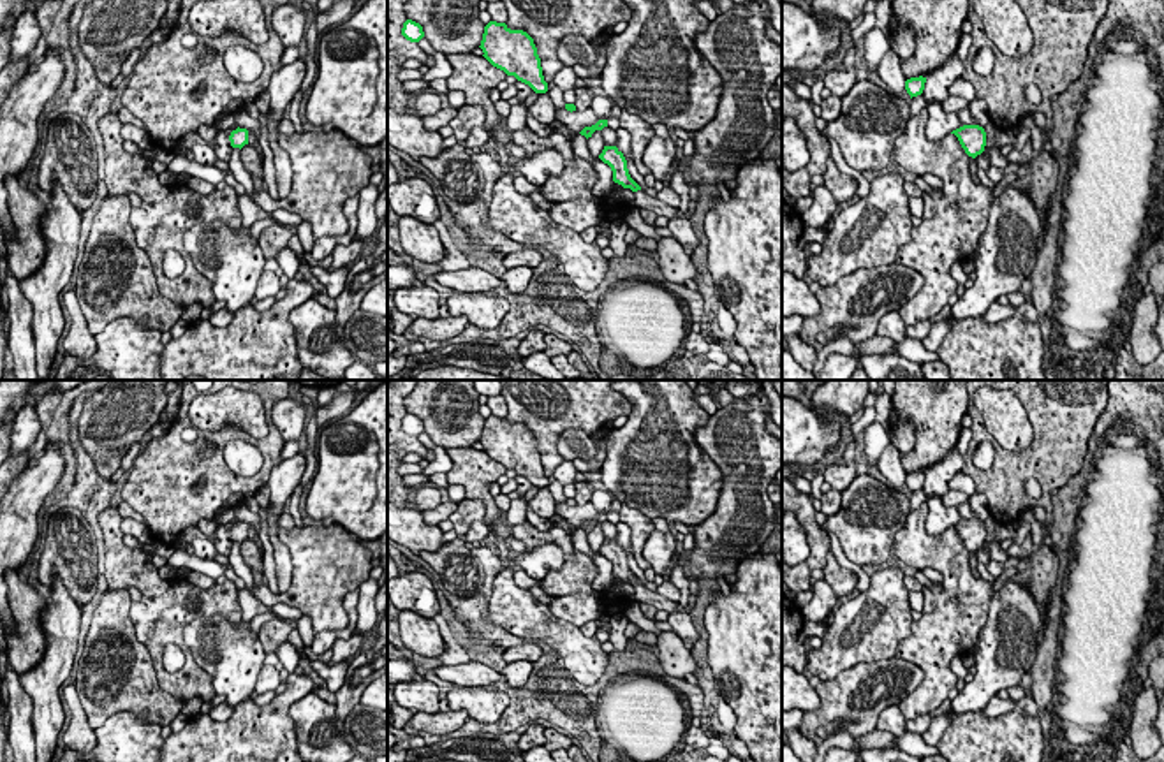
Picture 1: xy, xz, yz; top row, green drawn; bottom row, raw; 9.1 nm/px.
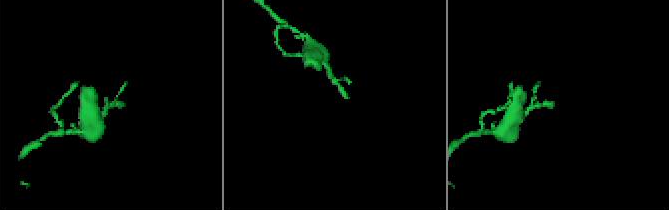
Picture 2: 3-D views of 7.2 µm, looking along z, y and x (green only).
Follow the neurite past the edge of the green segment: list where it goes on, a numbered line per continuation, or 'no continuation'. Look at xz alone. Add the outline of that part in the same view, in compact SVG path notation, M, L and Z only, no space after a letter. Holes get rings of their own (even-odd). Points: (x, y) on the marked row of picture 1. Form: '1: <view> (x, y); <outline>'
1: xz (641, 199); M637 190L634 192L634 204L639 209L646 209L655 213L657 216L666 216L669 220L678 218L678 209L664 204L662 201L659 201L657 197L650 197L646 192Z

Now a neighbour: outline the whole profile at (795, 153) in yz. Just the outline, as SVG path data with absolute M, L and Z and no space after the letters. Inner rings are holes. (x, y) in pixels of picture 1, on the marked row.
M787 116L782 120L782 169L794 172L810 162L807 139L796 120Z

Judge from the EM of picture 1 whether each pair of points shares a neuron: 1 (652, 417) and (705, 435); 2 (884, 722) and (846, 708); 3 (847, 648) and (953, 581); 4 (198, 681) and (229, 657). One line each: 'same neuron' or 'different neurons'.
1: different neurons
2: different neurons
3: different neurons
4: different neurons

